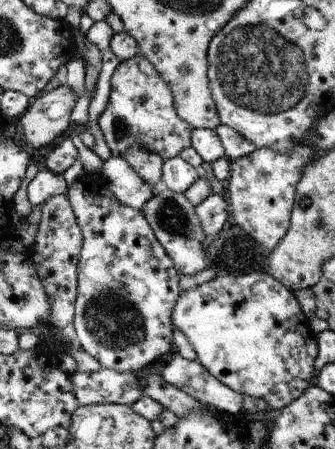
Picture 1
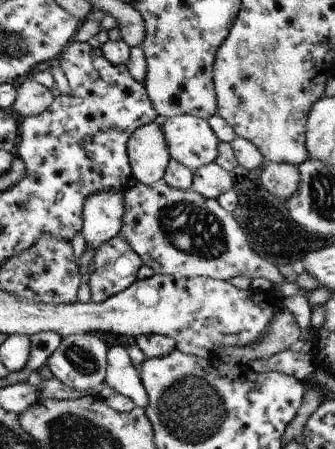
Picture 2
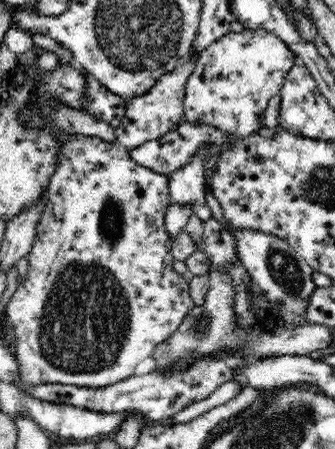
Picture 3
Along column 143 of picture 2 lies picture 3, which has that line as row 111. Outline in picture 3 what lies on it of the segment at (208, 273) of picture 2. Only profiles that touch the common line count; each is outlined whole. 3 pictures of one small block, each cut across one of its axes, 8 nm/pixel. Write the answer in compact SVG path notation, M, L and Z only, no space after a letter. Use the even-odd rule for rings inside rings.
M244 30L242 34L226 34L222 40L210 44L202 56L196 60L196 68L186 82L186 98L184 98L184 114L186 122L196 126L210 126L224 134L220 144L206 142L208 158L206 158L206 194L212 192L212 174L218 166L218 156L224 150L230 150L242 138L248 138L254 132L264 128L264 114L268 110L268 102L280 96L282 86L290 68L294 66L294 52L286 46L278 36L264 30Z

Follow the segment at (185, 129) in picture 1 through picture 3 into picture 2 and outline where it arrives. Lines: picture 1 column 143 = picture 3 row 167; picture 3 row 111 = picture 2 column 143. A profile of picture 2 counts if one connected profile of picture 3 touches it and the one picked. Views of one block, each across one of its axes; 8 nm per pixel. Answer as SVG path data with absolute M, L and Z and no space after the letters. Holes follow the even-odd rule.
M157 120L147 126L141 126L127 142L133 182L153 186L163 178L167 170L171 156L159 124L161 122Z

